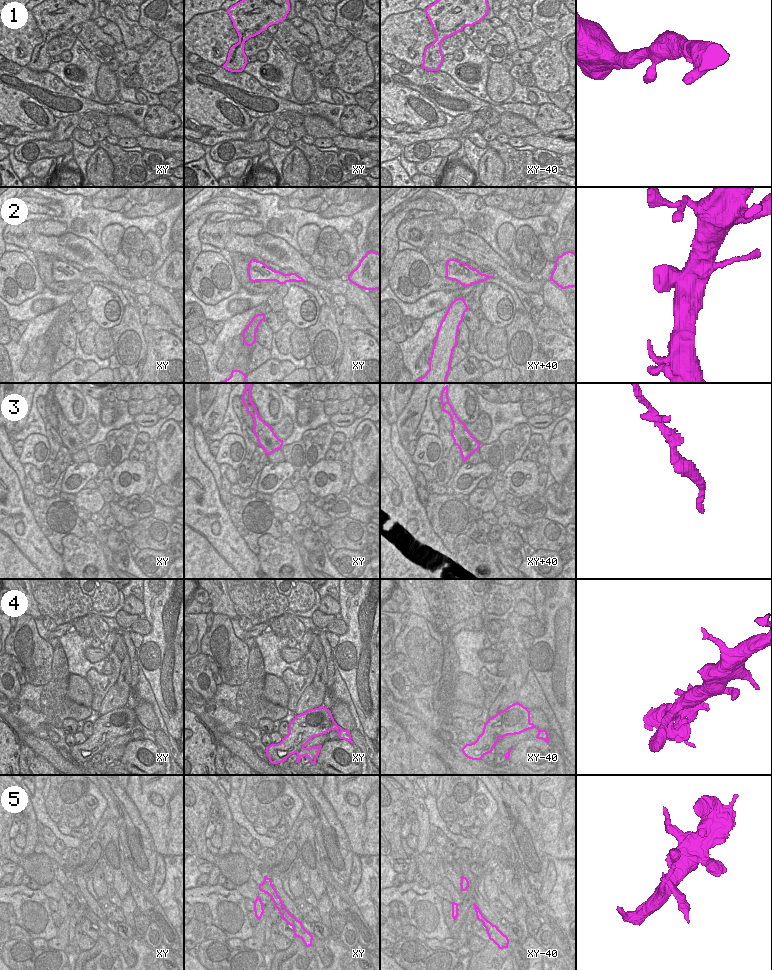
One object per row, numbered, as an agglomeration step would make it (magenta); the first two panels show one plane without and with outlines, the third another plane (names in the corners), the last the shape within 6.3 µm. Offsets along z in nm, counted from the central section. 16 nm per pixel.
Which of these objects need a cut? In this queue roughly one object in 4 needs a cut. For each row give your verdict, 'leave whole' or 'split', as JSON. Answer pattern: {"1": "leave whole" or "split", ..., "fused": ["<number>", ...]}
{"1": "leave whole", "2": "leave whole", "3": "leave whole", "4": "leave whole", "5": "split", "fused": ["5"]}

